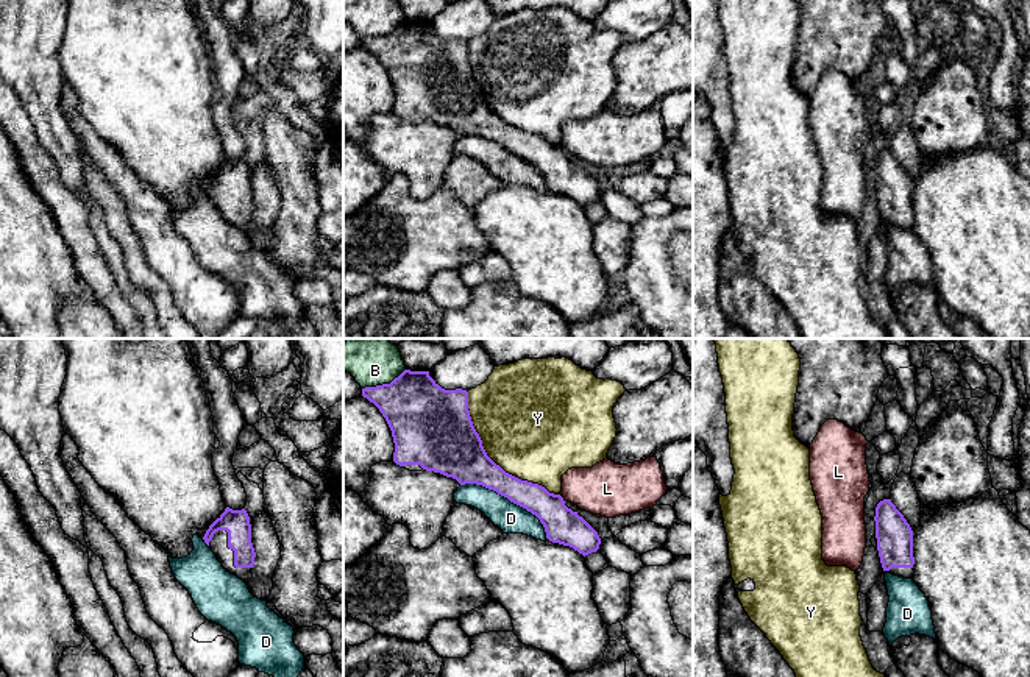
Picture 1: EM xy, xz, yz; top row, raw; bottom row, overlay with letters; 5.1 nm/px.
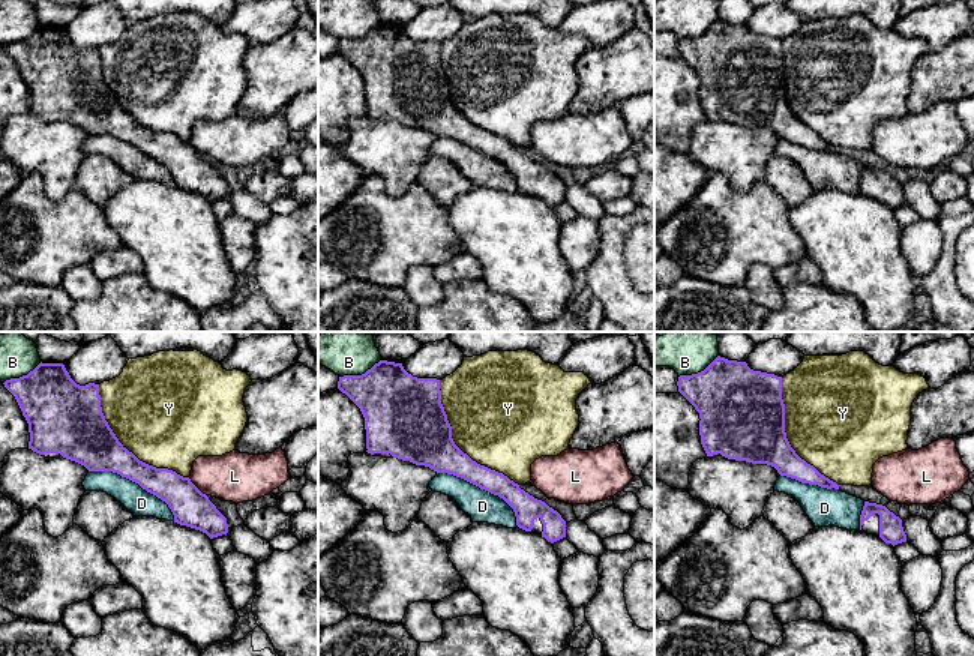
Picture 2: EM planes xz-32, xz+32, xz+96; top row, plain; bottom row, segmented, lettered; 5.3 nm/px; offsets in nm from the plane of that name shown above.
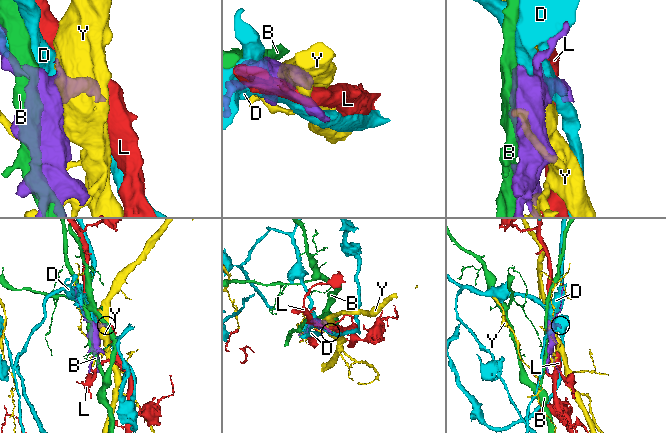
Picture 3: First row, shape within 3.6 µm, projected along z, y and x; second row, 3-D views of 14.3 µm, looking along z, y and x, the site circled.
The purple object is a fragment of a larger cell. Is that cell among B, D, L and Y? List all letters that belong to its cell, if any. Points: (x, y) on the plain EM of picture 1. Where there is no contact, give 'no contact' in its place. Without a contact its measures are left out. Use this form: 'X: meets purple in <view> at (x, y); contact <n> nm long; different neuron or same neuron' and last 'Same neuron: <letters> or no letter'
B: meets purple in xz at (383, 35); contact 240 nm long; different neuron
D: meets purple in xz at (509, 150); contact 550 nm long; different neuron
L: meets purple in xz at (561, 147); contact 40 nm long; different neuron
Y: meets purple in xz at (490, 109); contact 700 nm long; different neuron
Same neuron: no letter

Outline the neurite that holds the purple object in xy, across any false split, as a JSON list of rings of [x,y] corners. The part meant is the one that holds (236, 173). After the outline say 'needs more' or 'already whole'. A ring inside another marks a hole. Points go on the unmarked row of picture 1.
[[[229,158],[209,176],[203,187],[222,217],[248,234],[253,229],[254,198],[251,175],[245,159]]] | needs more

